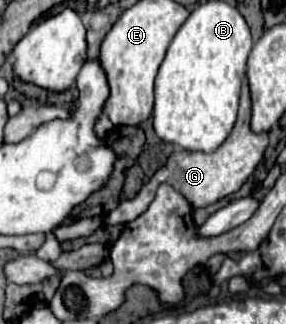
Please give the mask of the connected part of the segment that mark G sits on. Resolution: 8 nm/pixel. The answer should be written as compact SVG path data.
M242 84L242 96L240 96L240 112L238 112L238 120L230 132L230 136L224 140L224 144L206 154L206 152L190 152L190 150L176 150L174 154L170 154L166 166L162 166L152 180L136 194L136 198L132 200L124 200L122 202L122 210L120 206L116 206L108 216L106 216L106 224L114 226L114 224L126 224L128 220L120 220L120 218L136 218L140 212L144 210L144 192L154 192L158 184L166 182L170 186L174 186L174 190L178 190L192 208L206 208L210 204L216 204L218 200L234 194L240 190L240 186L248 180L248 176L256 170L258 162L262 160L262 154L268 146L268 134L254 134L250 130L250 94L248 94L248 84Z

